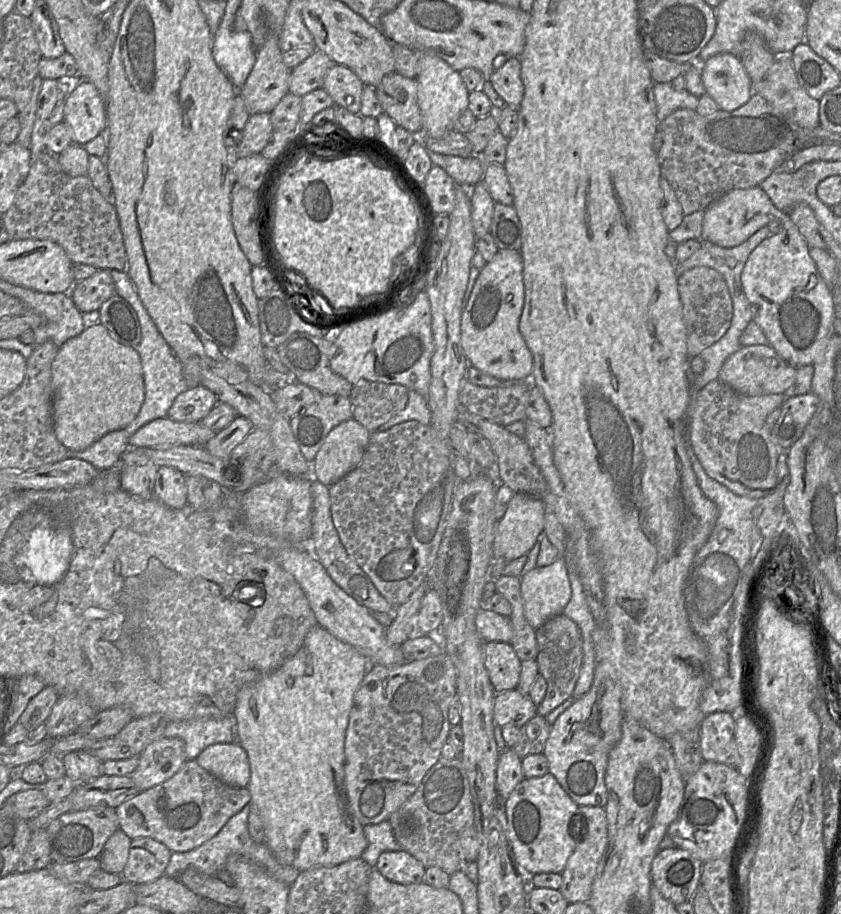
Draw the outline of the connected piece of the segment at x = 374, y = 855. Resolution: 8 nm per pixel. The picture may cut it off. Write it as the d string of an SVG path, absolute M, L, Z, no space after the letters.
M388 820L378 824L365 825L363 826L363 832L367 838L368 845L361 858L374 869L376 869L377 860L381 853L402 850Z

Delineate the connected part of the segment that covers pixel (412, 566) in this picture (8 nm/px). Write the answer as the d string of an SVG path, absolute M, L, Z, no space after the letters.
M411 420L393 426L386 431L371 432L368 446L360 464L347 475L329 486L330 508L334 526L347 553L353 557L359 567L369 576L379 593L394 607L405 603L410 595L423 583L434 565L450 512L457 477L453 470L453 450L451 446L438 439L429 425Z

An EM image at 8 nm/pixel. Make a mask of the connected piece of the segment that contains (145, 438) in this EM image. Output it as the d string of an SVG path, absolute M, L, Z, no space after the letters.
M169 417L157 418L140 427L129 439L130 448L168 447L173 445L202 445L217 433L200 422L178 422Z

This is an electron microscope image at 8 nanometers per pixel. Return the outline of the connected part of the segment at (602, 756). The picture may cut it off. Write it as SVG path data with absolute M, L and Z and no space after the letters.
M597 663L590 690L578 697L551 726L542 752L548 762L548 772L578 806L606 806L608 756L622 735L621 696L622 686L613 665Z

